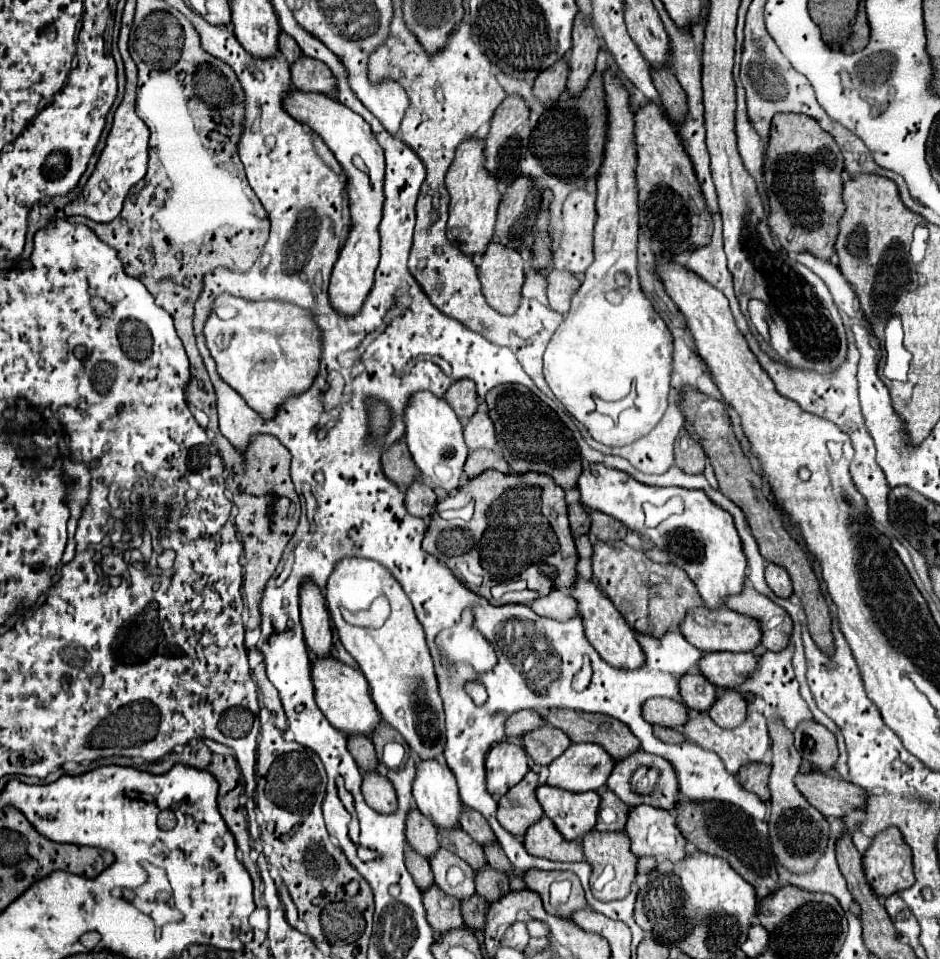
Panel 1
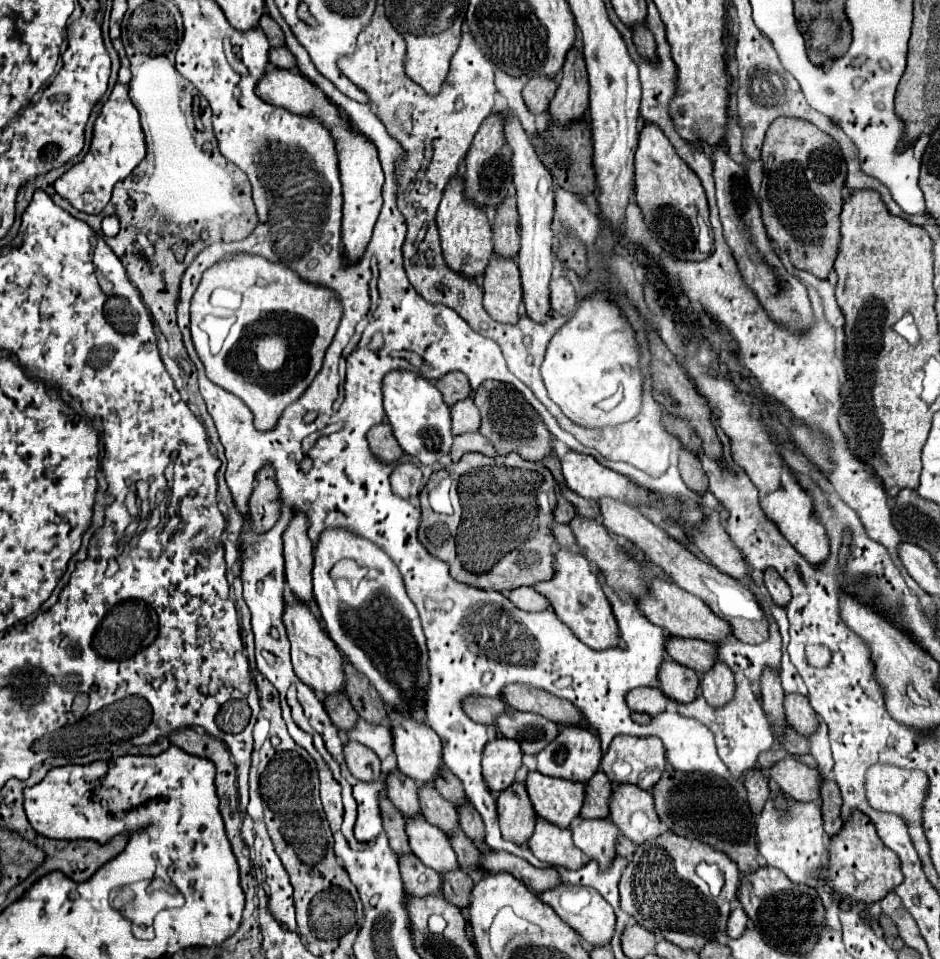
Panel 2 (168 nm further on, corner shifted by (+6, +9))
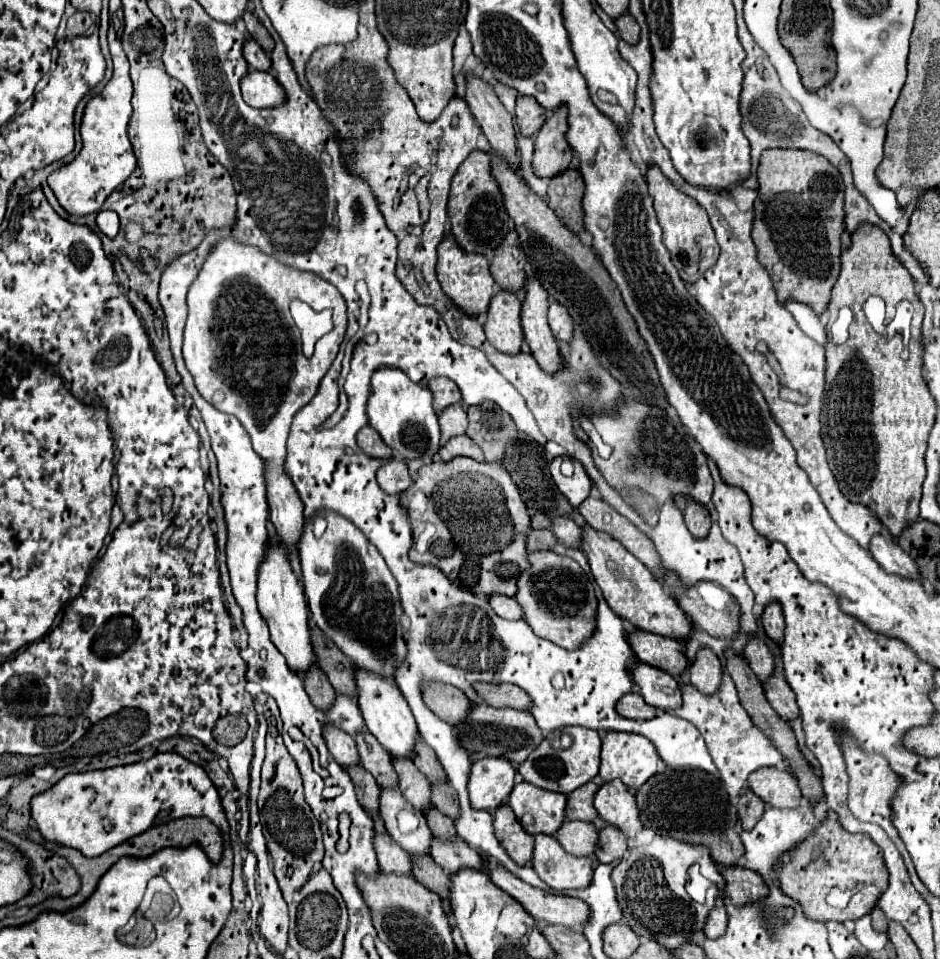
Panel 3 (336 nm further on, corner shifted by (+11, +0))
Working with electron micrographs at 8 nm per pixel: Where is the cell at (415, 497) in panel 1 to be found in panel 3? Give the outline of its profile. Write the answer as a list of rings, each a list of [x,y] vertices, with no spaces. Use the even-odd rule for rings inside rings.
[[[390,459],[388,463],[384,463],[378,473],[376,473],[378,485],[392,495],[400,495],[402,491],[406,491],[412,485],[410,473],[408,473],[408,465],[404,461],[396,461]]]

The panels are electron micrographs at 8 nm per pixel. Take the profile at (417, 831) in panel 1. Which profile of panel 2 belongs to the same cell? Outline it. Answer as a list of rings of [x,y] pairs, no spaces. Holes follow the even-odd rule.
[[[393,770],[387,776],[387,796],[389,800],[393,800],[393,804],[399,808],[405,820],[421,816],[421,804],[417,800],[417,784],[399,770]]]

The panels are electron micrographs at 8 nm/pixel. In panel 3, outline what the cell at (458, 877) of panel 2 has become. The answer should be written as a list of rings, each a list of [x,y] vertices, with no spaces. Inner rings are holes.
[[[412,857],[412,875],[442,899],[448,899],[450,875],[444,873],[444,869],[440,869],[440,865],[432,861],[432,857]]]

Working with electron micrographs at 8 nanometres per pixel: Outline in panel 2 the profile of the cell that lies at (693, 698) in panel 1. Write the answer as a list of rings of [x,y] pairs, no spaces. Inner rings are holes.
[[[665,660],[659,668],[661,690],[677,702],[693,702],[697,698],[699,678],[697,672],[677,664],[675,660]]]

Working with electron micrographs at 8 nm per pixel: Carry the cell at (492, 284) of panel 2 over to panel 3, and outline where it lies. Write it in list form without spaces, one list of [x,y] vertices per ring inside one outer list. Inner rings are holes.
[[[500,291],[488,309],[488,321],[484,333],[488,341],[502,353],[516,355],[522,351],[522,325],[520,325],[522,303],[516,293]]]

